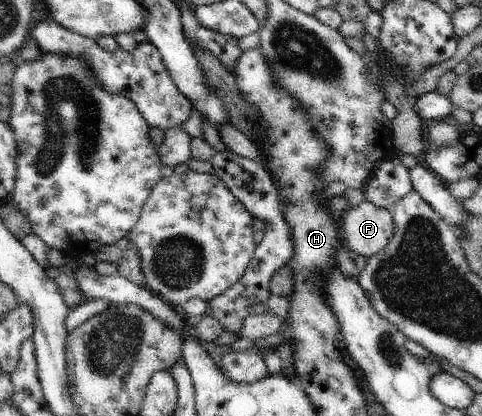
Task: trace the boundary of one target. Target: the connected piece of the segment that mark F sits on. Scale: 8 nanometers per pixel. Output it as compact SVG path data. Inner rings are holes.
M363 201L355 208L349 209L340 221L340 235L344 246L353 255L362 255L366 259L382 252L394 232L394 220L391 210L376 207Z

